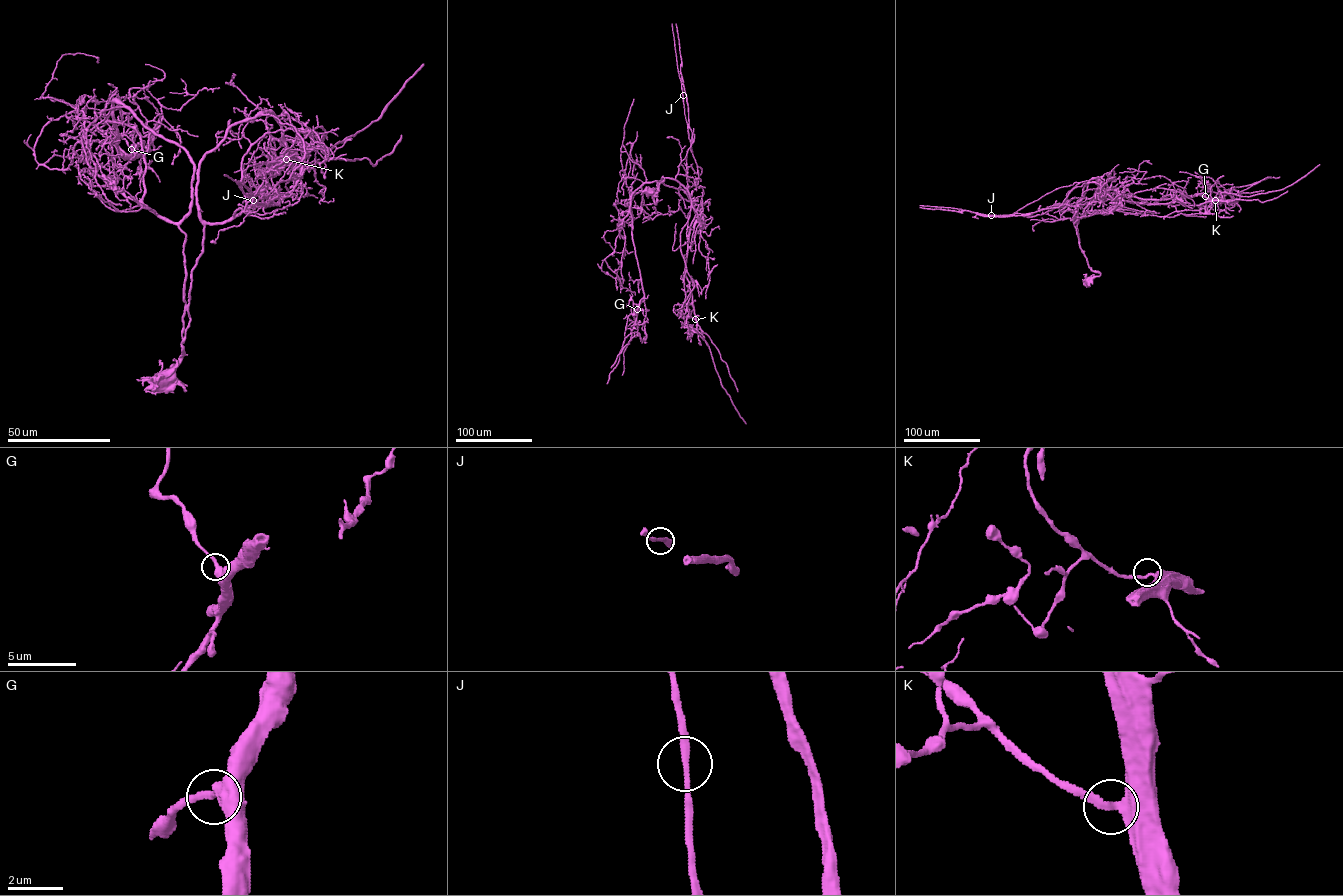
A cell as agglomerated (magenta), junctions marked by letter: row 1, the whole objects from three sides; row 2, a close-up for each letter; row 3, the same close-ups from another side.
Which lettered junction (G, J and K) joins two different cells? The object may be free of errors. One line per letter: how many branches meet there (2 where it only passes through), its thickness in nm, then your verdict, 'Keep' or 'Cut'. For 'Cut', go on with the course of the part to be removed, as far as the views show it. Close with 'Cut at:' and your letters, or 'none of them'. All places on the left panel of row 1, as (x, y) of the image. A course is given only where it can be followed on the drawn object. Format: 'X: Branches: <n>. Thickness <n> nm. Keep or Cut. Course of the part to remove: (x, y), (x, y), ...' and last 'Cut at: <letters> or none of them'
G: Branches: 2. Thickness 440 nm. Keep
J: Branches: 2. Thickness 200 nm. Keep
K: Branches: 2. Thickness 360 nm. Keep
Cut at: none of them

